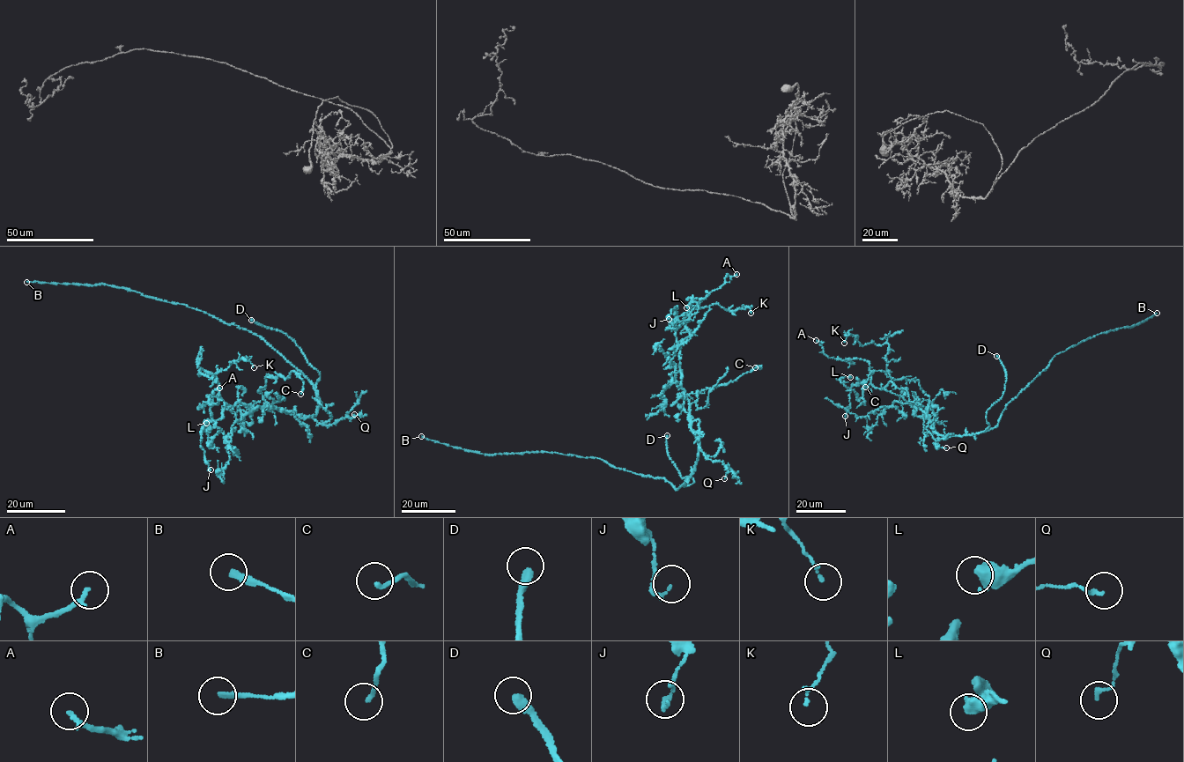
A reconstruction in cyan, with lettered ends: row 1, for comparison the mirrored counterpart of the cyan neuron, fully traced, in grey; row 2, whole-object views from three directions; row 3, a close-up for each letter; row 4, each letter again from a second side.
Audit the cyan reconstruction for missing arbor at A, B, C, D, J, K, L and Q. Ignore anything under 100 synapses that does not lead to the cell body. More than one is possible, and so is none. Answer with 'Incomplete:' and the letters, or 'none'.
Incomplete: B, D

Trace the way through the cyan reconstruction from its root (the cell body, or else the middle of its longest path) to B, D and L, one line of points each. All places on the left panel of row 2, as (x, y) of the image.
B: (306, 377), (259, 336), (187, 306), (105, 284), (26, 282)
D: (306, 377), (317, 390), (320, 372), (309, 365), (293, 340), (251, 320)
L: (306, 377), (319, 405), (312, 416), (225, 404), (207, 427), (210, 445), (220, 429), (206, 423)

